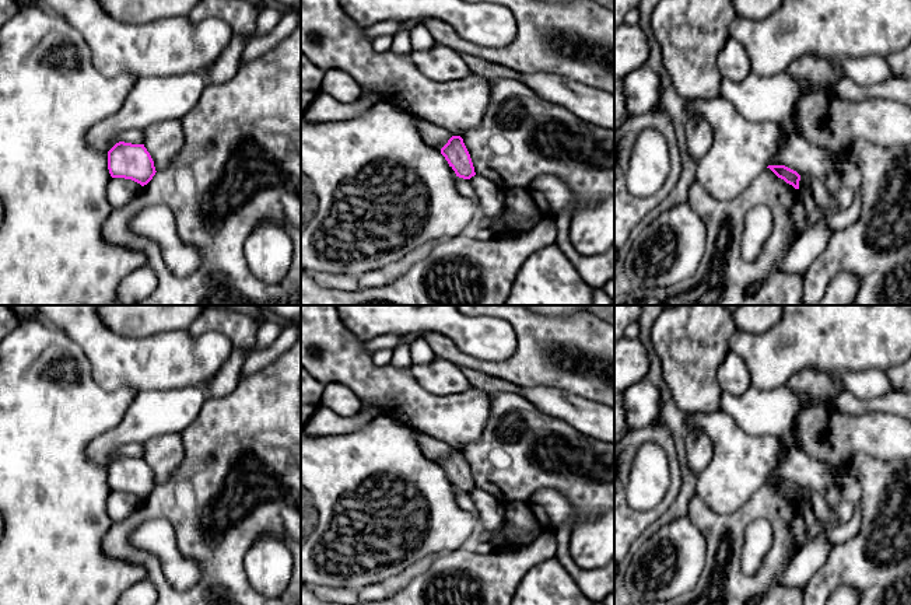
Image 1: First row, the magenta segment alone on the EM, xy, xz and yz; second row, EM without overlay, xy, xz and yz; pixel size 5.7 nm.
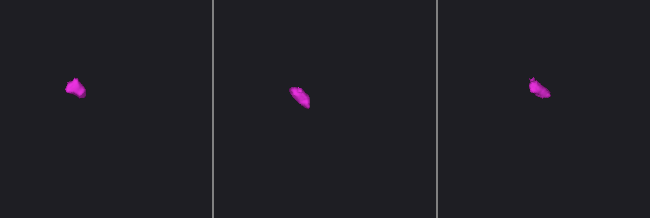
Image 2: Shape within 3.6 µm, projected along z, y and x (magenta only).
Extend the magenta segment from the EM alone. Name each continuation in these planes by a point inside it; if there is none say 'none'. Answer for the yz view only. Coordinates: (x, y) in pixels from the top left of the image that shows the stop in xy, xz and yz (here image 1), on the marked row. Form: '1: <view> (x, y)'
none

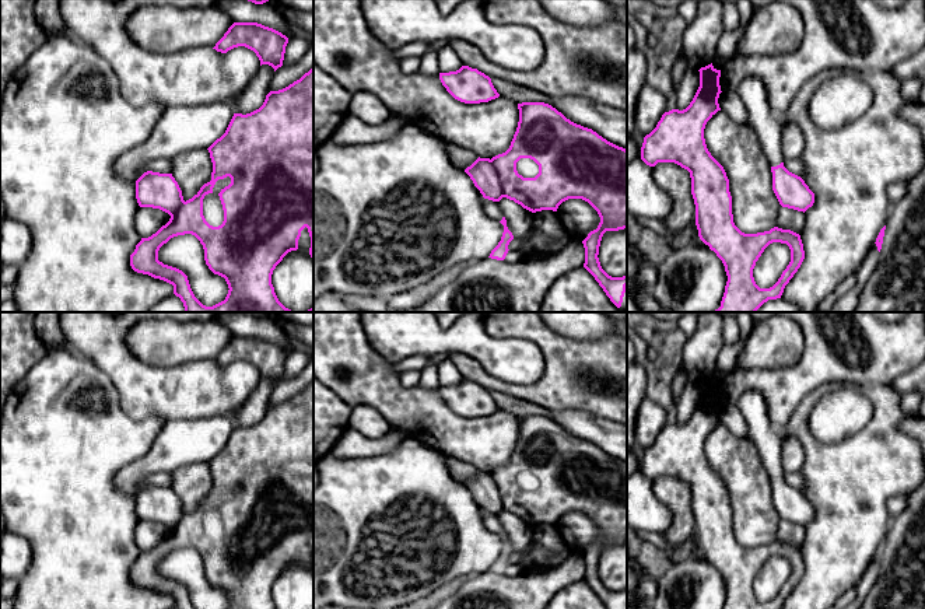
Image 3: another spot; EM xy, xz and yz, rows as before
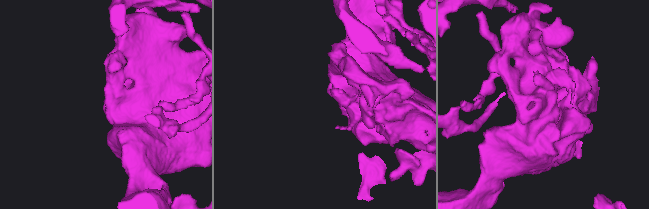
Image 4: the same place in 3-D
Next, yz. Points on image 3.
none

